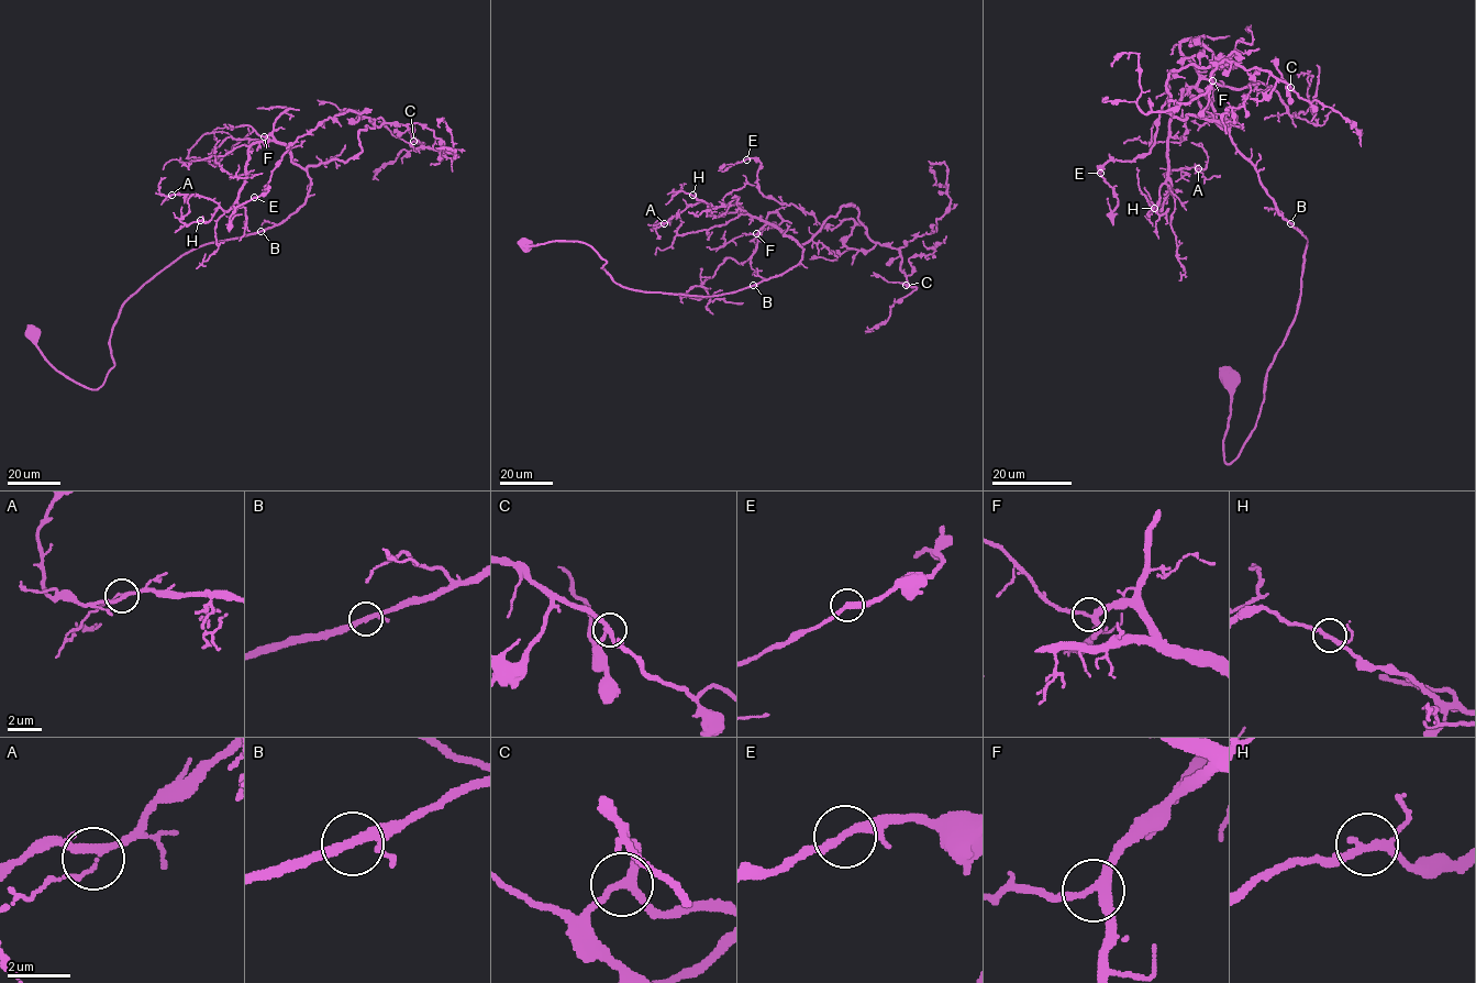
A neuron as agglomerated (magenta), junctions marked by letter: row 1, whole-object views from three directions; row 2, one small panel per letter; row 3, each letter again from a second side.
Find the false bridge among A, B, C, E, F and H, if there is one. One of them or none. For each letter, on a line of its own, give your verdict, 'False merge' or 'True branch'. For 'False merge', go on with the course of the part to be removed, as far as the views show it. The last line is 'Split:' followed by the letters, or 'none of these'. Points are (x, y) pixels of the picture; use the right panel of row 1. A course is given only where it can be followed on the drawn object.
A: True branch
B: True branch
C: True branch
E: True branch
F: True branch
H: True branch
Split: none of these

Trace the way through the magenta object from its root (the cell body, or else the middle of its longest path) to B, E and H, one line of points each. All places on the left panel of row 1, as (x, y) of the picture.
B: (32, 330), (36, 346), (56, 369), (98, 389), (114, 365), (111, 329), (131, 297), (190, 251), (261, 231)
E: (32, 330), (98, 389), (131, 297), (283, 223), (307, 168), (384, 120), (325, 119), (254, 197)
H: (32, 330), (98, 389), (131, 297), (193, 250), (283, 223), (310, 178), (257, 141), (237, 200), (200, 220)

